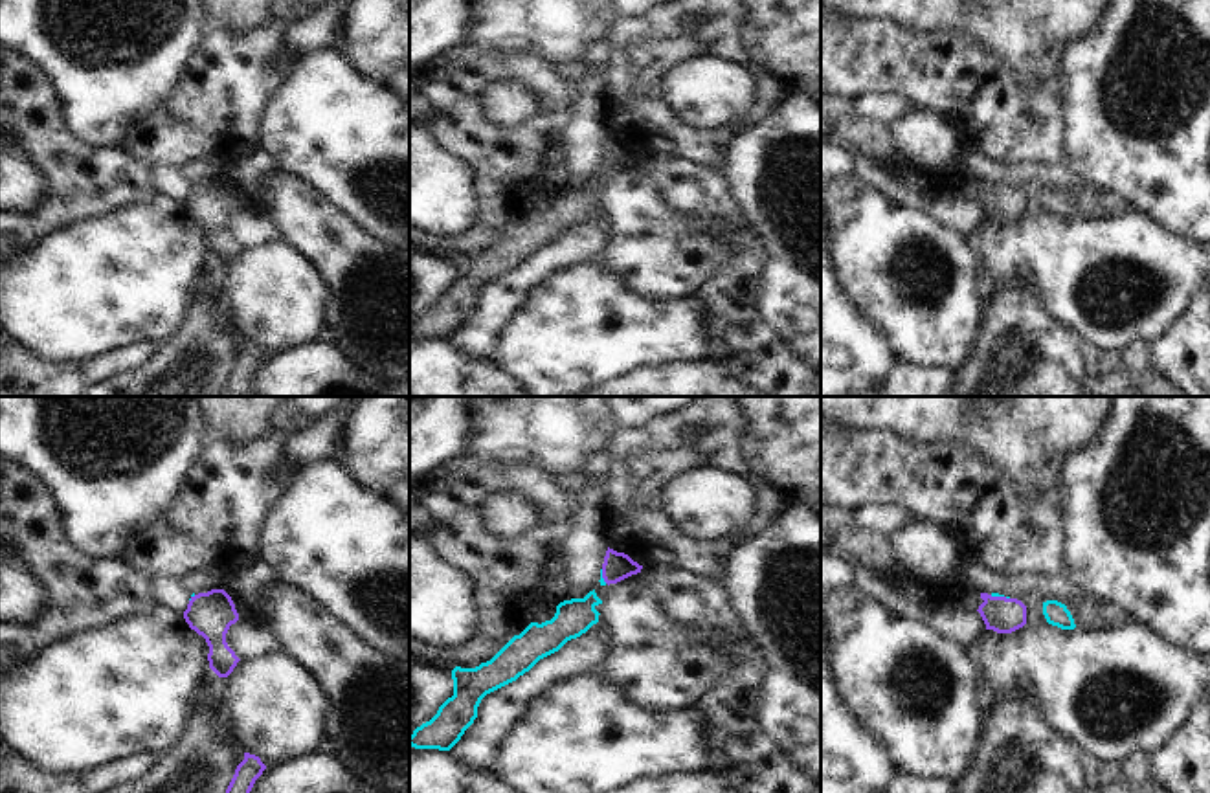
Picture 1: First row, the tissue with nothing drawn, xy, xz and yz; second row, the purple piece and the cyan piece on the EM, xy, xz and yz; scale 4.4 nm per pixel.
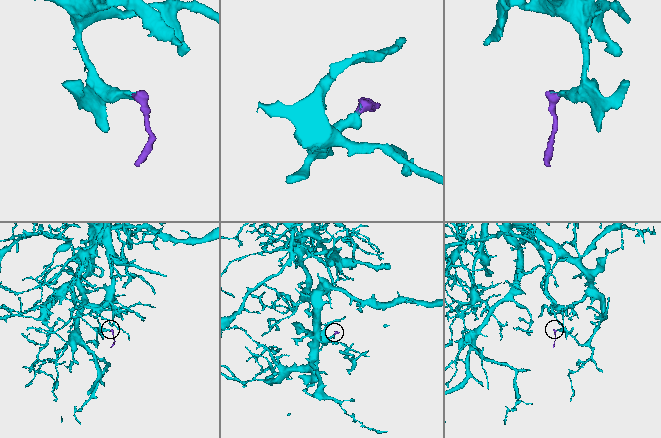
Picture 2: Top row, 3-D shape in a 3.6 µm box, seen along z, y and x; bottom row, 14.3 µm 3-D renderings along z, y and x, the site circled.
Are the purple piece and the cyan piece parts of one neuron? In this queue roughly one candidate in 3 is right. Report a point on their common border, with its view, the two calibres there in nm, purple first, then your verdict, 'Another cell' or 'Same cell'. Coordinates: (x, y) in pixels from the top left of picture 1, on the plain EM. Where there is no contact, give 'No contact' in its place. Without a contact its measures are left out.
Touches purple at yz (999, 186). Thickness 160 nm (purple) against 20 nm. Same cell

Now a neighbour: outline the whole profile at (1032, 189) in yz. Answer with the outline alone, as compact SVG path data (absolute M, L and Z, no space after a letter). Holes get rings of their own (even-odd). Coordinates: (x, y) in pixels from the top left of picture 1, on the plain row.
M1028 182L1019 187L1026 195L1026 213L1034 217L1047 215L1047 207L1043 204L1043 193L1048 189L1039 182Z

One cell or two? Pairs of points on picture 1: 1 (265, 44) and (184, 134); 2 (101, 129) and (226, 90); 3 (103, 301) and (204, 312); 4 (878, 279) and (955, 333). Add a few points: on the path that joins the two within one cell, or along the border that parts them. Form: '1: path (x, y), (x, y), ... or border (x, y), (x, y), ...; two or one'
1: path (246, 67), (206, 112); one
2: border (177, 79), (171, 92), (145, 118); two
3: border (202, 276), (184, 322), (166, 342); two
4: path (896, 300), (909, 309), (926, 311), (935, 318); one

